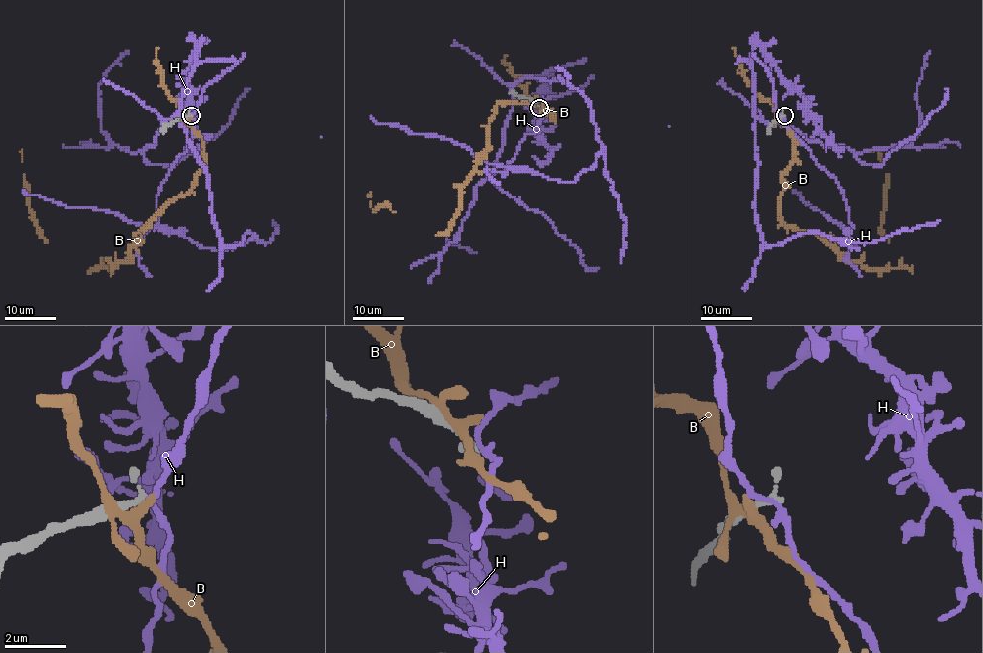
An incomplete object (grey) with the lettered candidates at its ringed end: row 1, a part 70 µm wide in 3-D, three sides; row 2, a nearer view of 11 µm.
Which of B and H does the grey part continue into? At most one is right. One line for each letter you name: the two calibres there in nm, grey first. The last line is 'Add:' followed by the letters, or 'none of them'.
Add: none of them

